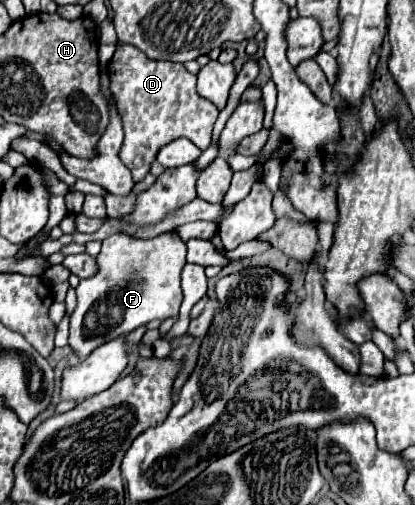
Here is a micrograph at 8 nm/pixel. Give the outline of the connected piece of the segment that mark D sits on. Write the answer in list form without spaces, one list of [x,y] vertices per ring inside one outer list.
[[[126,45],[124,49],[116,49],[108,65],[108,77],[124,127],[120,159],[132,171],[134,181],[142,181],[150,171],[150,165],[156,161],[158,149],[178,137],[190,139],[200,149],[210,145],[218,109],[198,95],[196,77],[190,75],[182,63],[152,61],[136,47]]]

